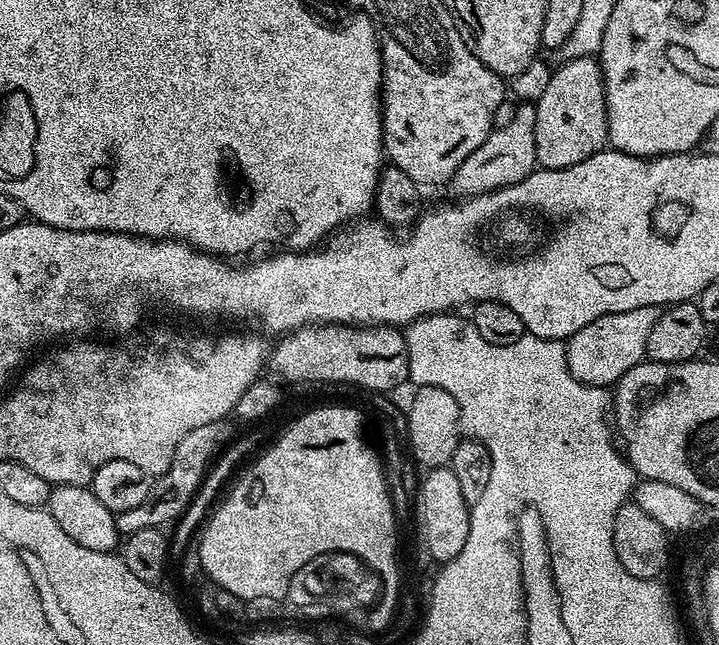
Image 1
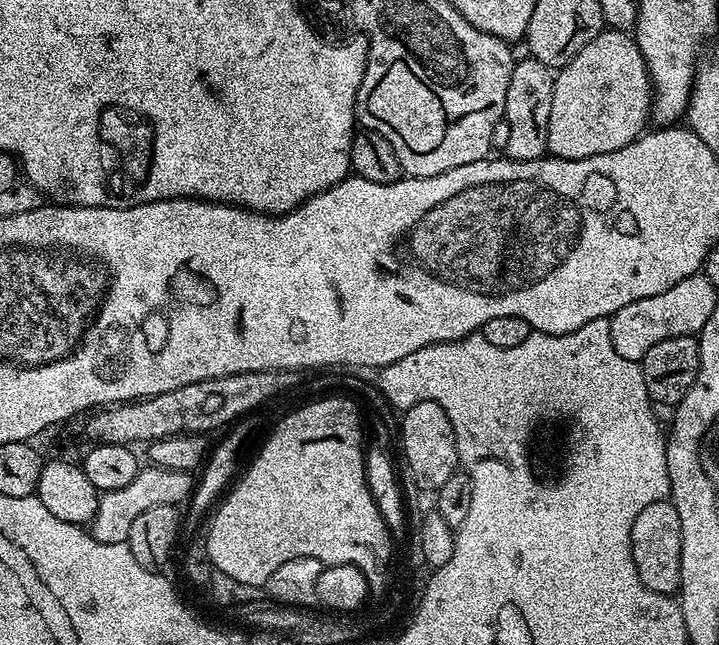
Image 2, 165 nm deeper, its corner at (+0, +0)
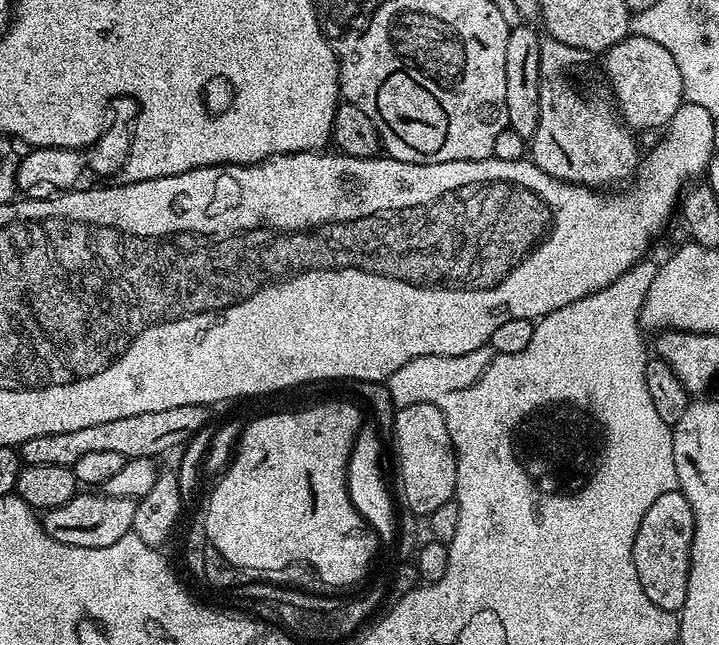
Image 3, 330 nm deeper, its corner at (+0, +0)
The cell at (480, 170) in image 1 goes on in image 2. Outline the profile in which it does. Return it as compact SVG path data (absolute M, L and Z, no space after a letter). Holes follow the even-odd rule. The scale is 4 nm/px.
M525 58L512 65L510 86L506 90L504 118L510 124L510 142L502 151L509 160L543 160L548 152L550 102L554 94L554 72L542 62Z

